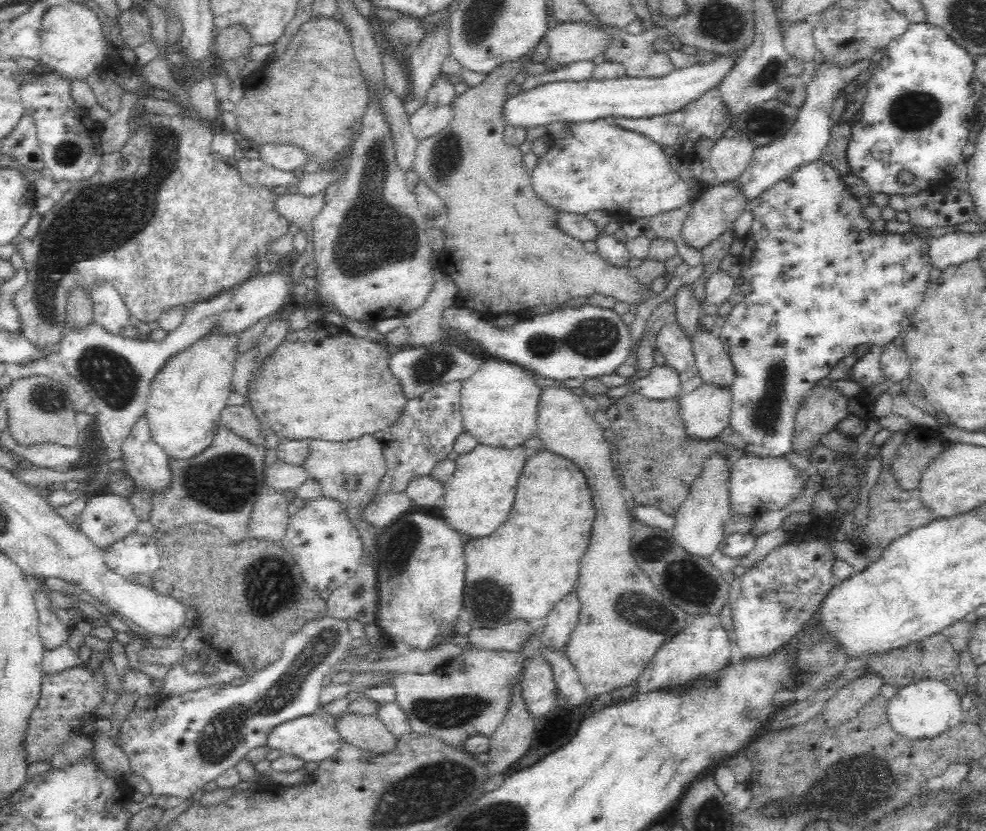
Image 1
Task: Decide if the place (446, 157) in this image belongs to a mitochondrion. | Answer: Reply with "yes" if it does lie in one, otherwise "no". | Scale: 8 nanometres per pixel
yes

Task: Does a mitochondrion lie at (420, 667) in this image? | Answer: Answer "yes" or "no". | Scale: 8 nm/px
no

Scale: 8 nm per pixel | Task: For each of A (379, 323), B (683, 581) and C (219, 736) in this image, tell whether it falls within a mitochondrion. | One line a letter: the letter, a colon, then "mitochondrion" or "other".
A: other
B: mitochondrion
C: mitochondrion

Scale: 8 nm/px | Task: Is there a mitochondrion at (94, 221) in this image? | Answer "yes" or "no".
yes

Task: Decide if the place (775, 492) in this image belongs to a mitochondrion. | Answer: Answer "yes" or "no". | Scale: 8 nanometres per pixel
no

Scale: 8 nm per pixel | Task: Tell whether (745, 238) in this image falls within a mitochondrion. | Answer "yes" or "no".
no

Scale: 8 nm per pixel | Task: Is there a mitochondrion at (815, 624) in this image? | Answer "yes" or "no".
no

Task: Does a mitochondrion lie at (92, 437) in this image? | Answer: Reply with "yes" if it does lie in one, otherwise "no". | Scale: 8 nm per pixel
no

